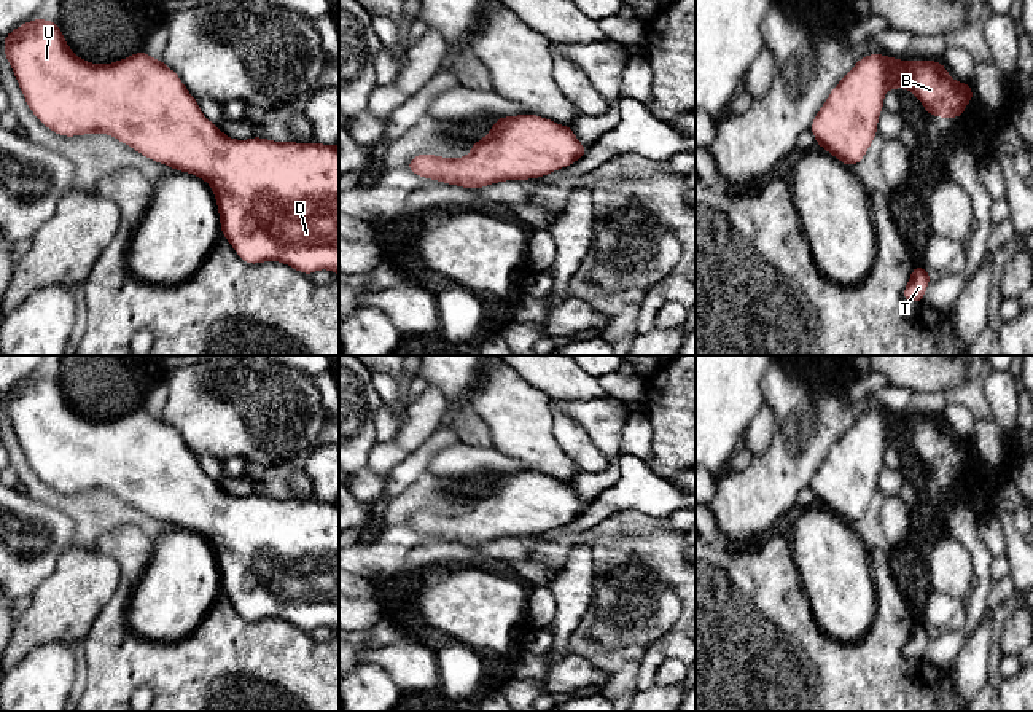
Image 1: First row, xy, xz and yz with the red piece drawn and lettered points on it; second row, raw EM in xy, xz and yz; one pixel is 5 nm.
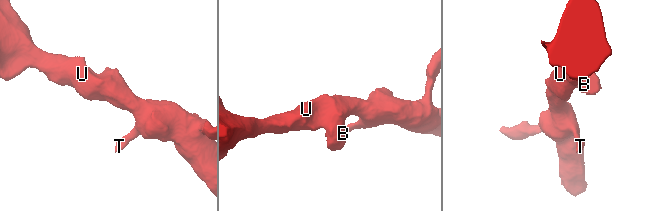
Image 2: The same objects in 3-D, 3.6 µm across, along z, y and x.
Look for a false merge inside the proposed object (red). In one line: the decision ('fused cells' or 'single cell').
single cell

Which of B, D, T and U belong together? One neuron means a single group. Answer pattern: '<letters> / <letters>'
B D T U

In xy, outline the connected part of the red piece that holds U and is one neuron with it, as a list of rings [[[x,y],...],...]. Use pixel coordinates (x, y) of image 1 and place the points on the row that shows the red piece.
[[[35,18],[33,22],[25,21],[24,25],[18,25],[6,37],[3,37],[5,57],[11,65],[11,70],[18,80],[19,89],[25,97],[25,104],[30,111],[45,124],[49,131],[64,137],[76,137],[86,134],[107,134],[118,139],[121,143],[129,145],[137,153],[146,156],[154,162],[166,164],[173,170],[188,172],[207,182],[213,190],[220,226],[223,237],[228,239],[239,258],[247,264],[259,264],[264,261],[279,261],[290,268],[310,276],[318,269],[328,269],[339,276],[339,145],[325,145],[317,142],[298,143],[298,142],[274,142],[263,137],[251,137],[247,140],[236,140],[221,132],[221,129],[209,121],[199,108],[197,99],[194,99],[188,88],[181,83],[177,72],[169,68],[162,59],[150,57],[145,49],[124,57],[111,64],[92,64],[78,57],[67,45],[57,22]]]

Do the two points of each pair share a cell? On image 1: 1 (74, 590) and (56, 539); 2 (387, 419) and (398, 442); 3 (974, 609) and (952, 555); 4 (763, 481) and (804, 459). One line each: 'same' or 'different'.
1: different
2: different
3: different
4: same

